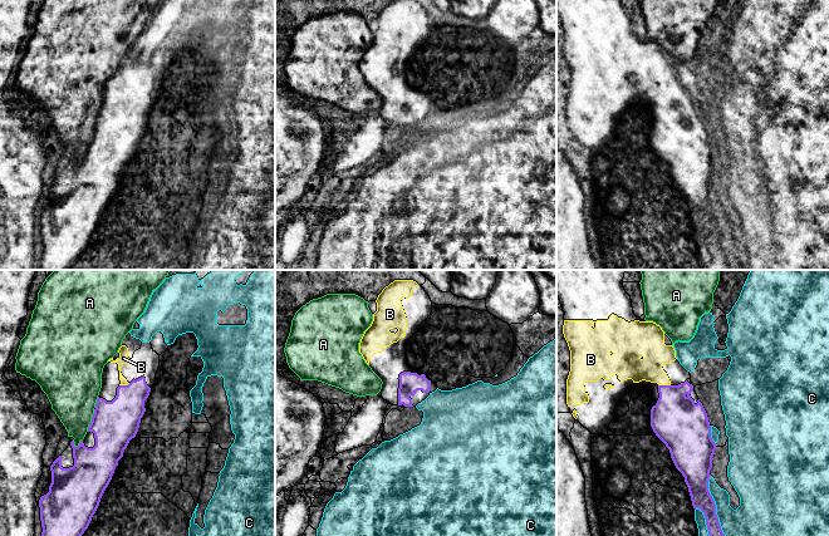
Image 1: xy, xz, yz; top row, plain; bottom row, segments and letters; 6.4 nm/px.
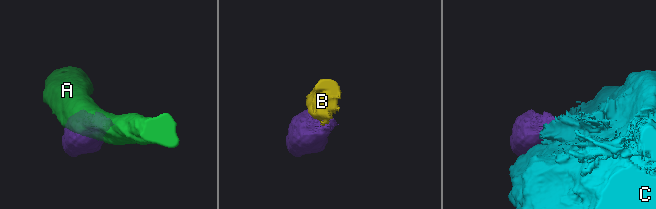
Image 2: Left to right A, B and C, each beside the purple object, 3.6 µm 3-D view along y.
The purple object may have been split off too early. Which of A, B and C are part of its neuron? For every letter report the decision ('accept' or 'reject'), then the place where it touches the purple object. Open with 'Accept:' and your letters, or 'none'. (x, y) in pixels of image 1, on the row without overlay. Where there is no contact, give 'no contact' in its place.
Accept: B
A: reject | xy (92, 139)
B: accept | yz (665, 104)
C: reject | yz (715, 232)

